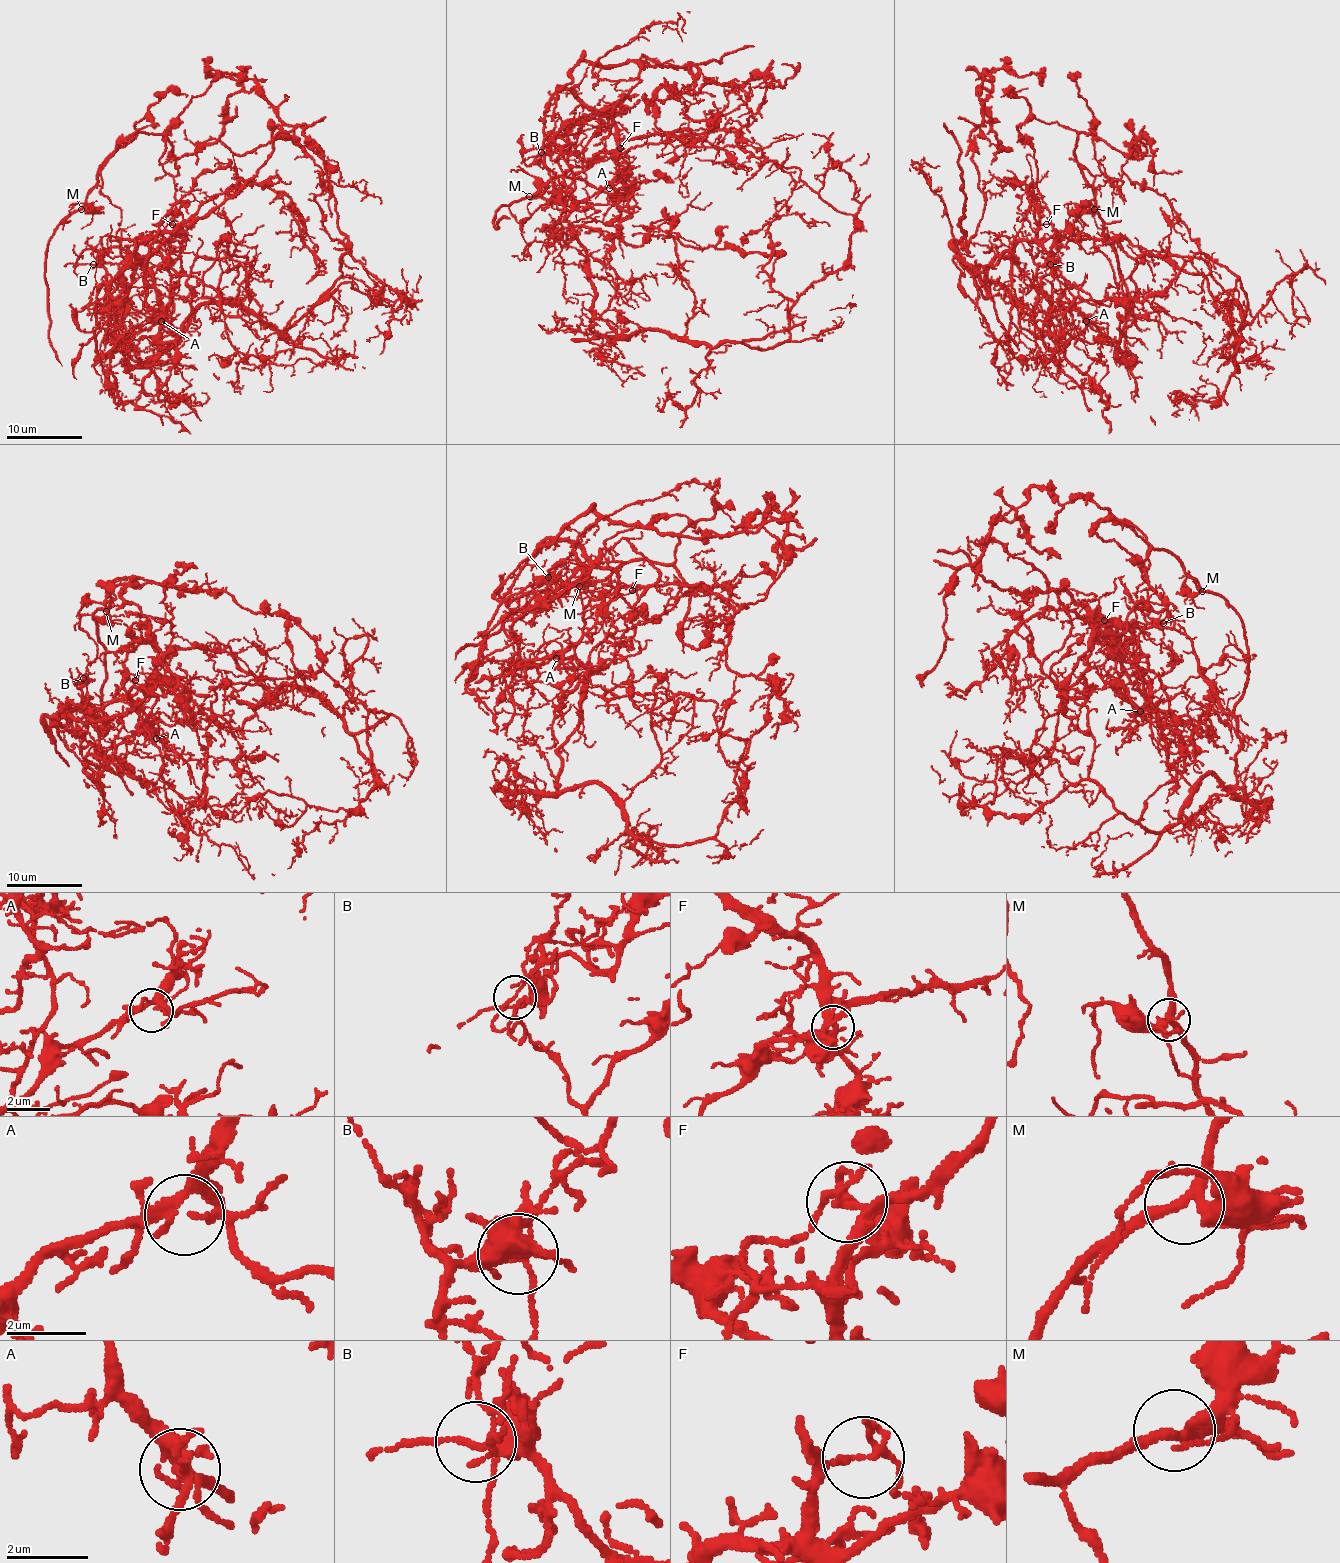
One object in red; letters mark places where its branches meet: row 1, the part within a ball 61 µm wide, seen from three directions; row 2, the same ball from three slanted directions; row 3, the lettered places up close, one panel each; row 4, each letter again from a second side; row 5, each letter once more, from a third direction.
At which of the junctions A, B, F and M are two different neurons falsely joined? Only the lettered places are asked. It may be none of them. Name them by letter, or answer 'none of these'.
F

